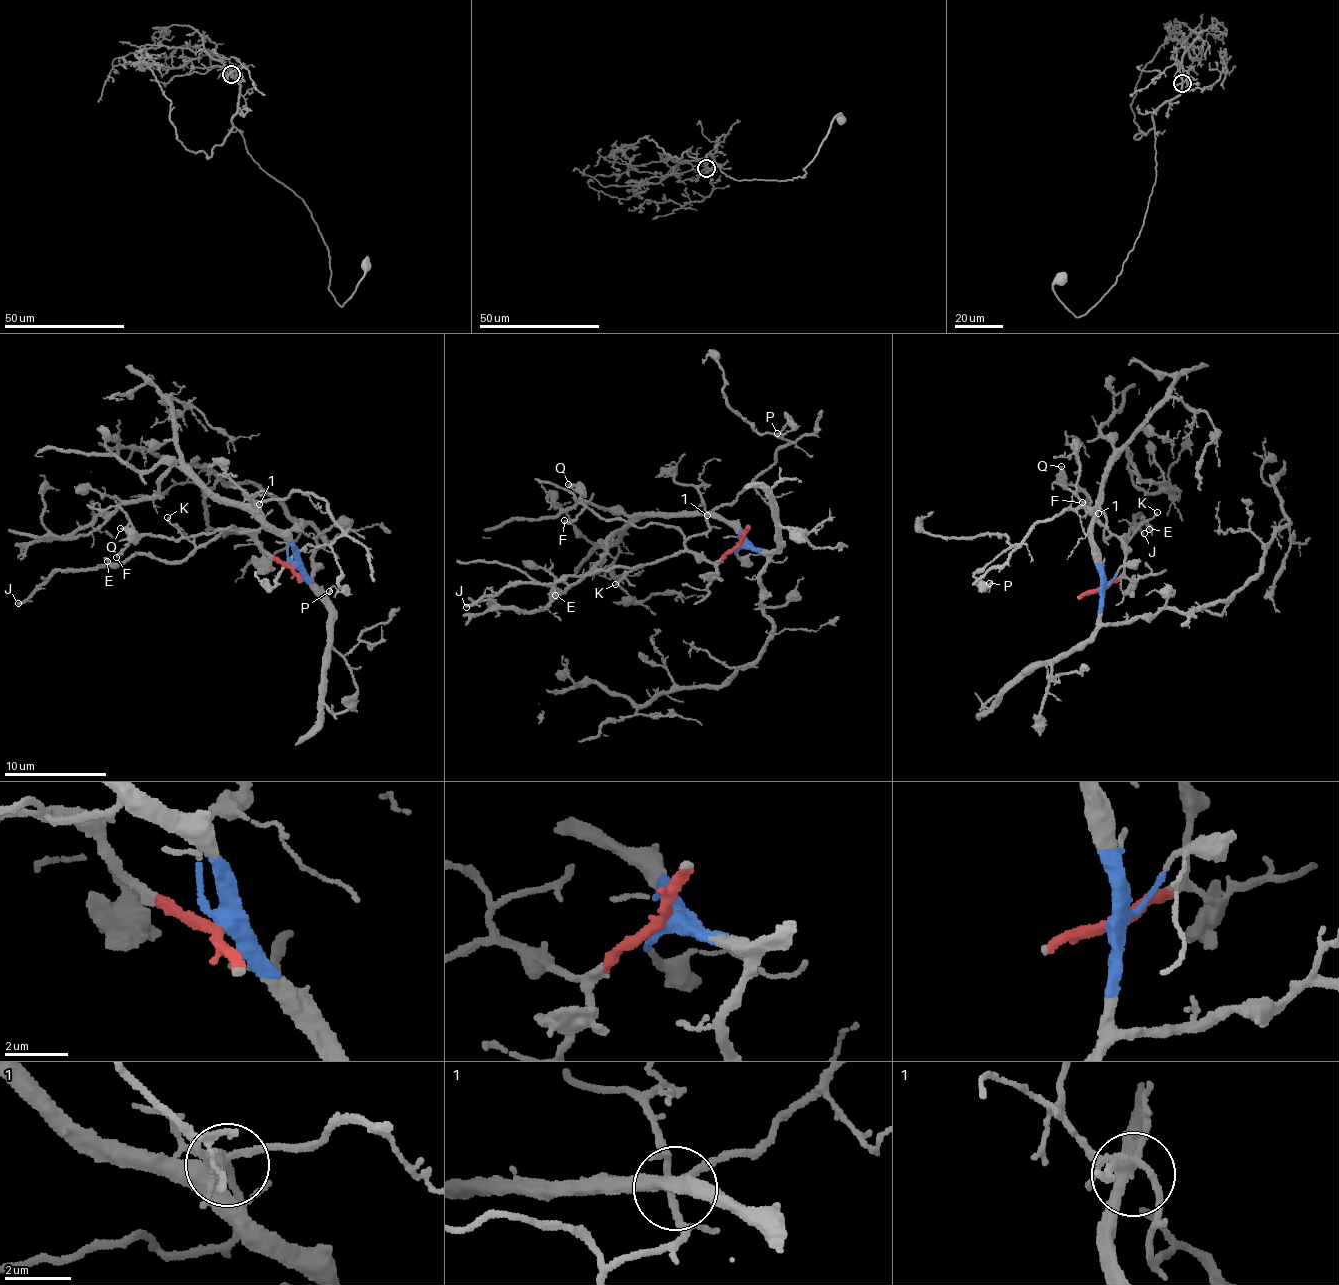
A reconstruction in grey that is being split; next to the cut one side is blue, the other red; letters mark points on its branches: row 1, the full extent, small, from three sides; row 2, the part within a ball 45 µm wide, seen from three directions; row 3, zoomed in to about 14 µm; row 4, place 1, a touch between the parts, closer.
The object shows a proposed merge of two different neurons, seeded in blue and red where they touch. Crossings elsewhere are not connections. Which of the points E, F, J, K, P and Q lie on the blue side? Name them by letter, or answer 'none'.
P

